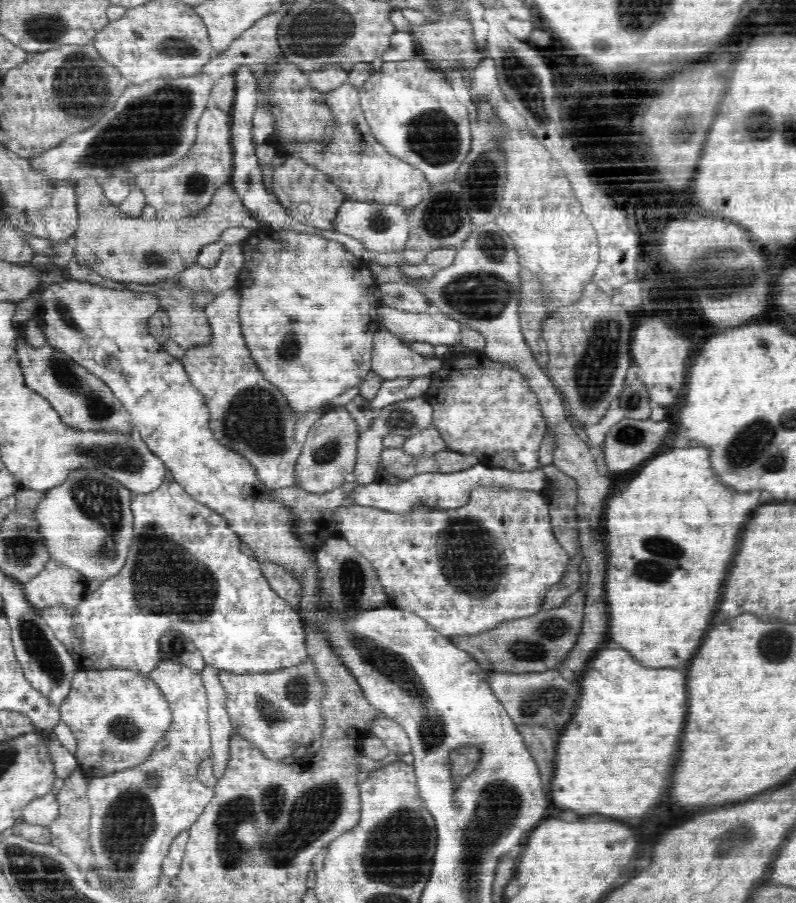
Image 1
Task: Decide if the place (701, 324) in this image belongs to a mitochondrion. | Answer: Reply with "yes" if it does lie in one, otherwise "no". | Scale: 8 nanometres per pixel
no

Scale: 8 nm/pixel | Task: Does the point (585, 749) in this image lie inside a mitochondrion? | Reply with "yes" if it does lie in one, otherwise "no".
no

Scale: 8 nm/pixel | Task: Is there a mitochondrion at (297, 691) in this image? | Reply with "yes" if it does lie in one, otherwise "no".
yes

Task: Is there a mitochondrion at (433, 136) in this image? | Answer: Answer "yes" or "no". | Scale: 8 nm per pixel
yes

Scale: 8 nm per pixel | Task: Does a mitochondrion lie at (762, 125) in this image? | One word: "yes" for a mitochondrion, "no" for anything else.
yes

